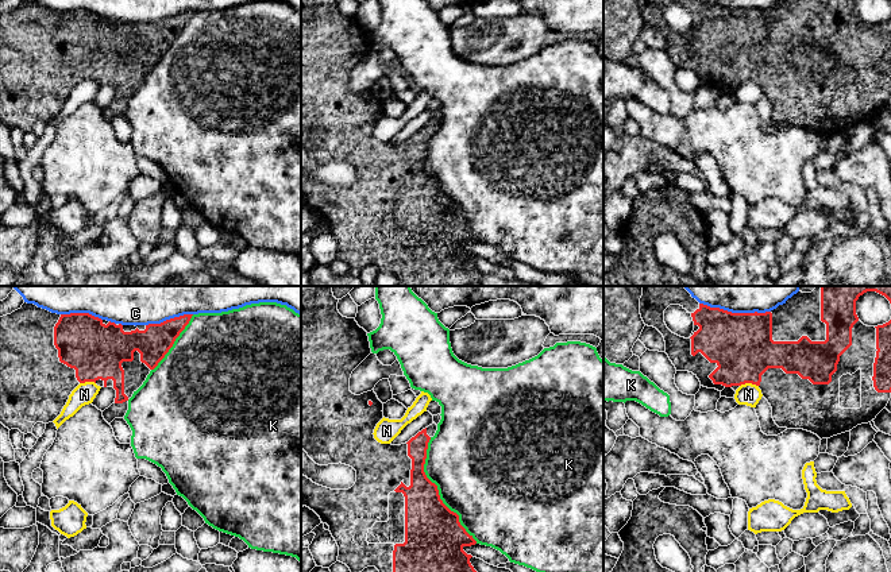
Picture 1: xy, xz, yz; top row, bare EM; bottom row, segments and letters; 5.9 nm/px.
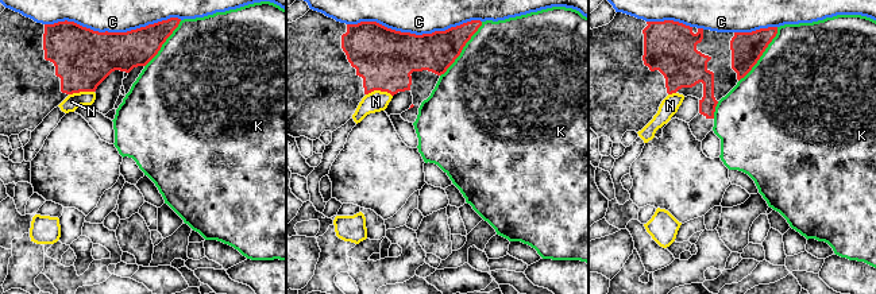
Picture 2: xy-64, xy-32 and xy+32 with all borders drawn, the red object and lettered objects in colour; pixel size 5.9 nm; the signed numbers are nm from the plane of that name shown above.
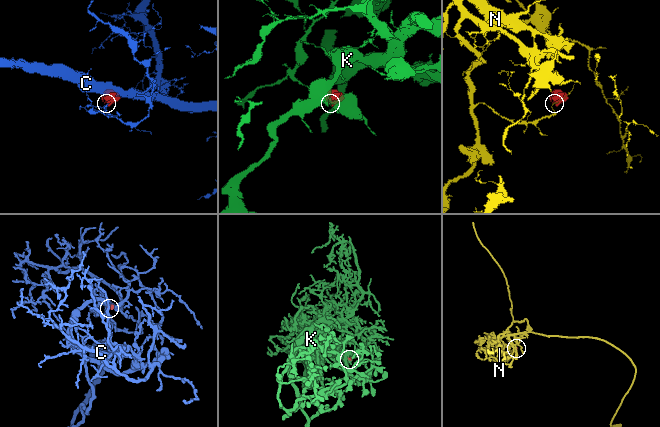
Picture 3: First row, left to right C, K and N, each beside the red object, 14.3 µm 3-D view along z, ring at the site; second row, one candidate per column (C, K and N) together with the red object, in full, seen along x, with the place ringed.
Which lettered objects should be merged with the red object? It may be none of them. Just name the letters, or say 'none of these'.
none of these

